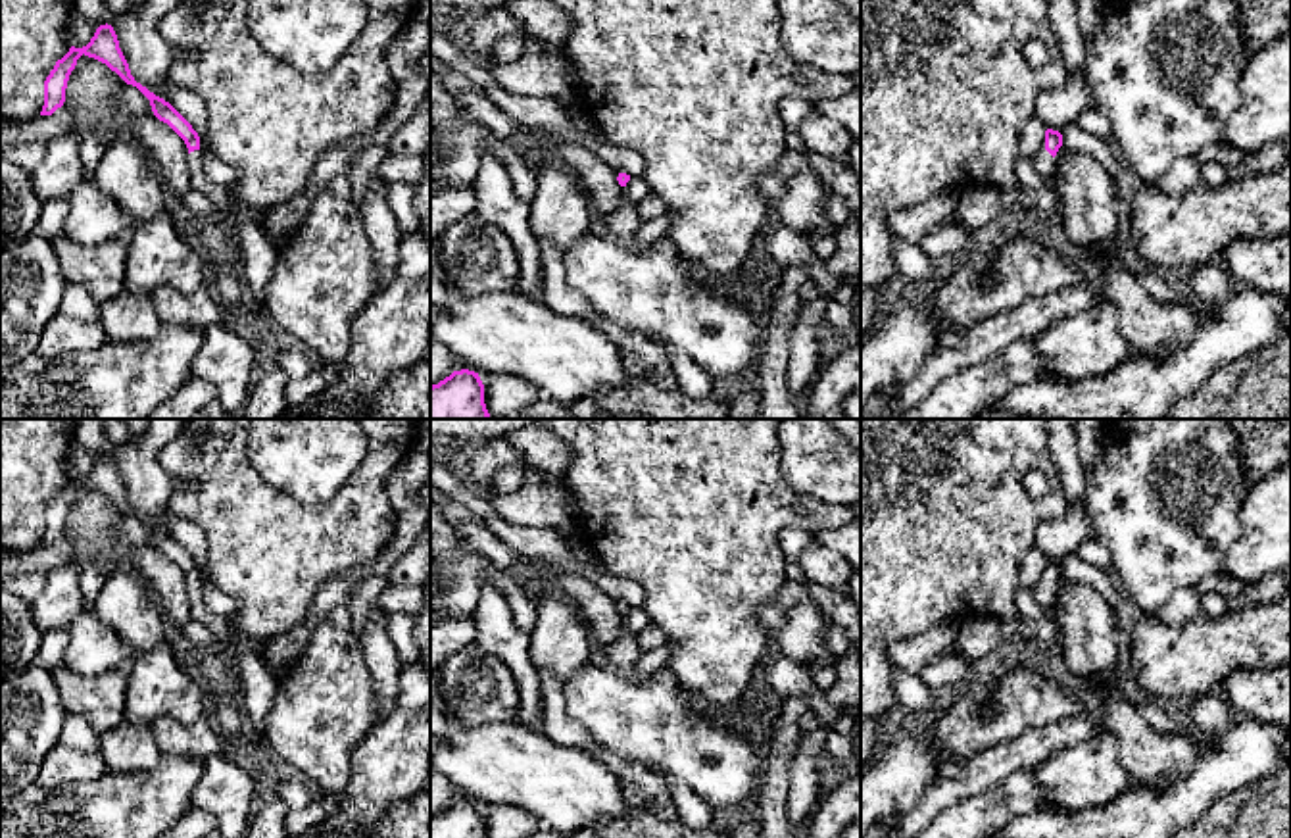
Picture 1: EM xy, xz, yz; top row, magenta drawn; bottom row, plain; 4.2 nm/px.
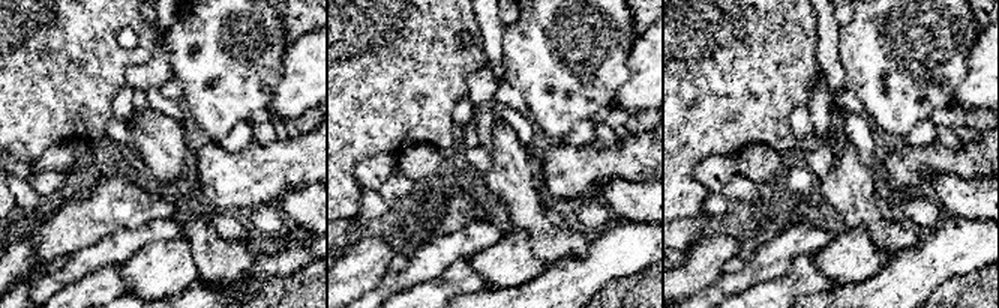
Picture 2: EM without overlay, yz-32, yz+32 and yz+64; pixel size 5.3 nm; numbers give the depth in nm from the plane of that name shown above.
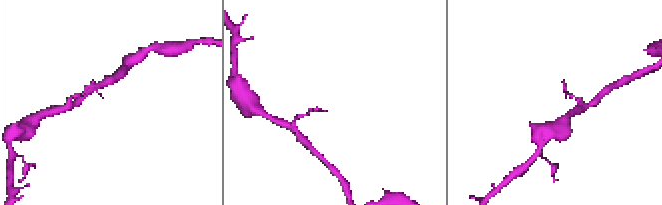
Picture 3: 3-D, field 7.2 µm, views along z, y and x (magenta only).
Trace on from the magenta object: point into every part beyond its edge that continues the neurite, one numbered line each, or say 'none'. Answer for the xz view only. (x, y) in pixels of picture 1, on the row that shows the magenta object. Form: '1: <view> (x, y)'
none

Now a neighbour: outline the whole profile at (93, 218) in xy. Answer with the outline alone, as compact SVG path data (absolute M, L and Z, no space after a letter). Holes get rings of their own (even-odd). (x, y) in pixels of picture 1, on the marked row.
M88 175L69 196L69 213L61 233L79 244L92 246L125 236L127 231L127 213Z

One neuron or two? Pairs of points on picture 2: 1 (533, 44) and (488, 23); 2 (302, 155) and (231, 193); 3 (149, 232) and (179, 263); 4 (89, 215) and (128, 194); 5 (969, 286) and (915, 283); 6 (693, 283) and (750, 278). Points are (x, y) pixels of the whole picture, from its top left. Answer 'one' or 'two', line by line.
1: two
2: one
3: two
4: one
5: two
6: two

